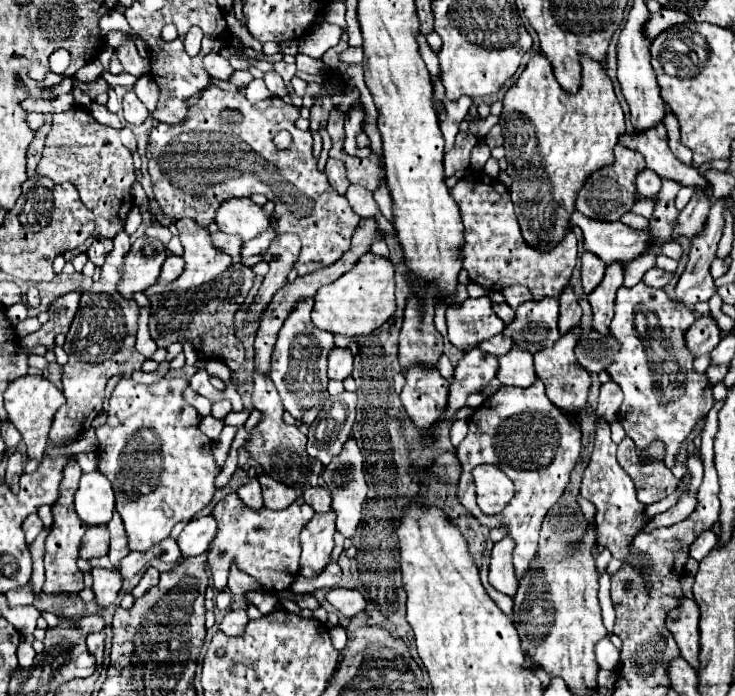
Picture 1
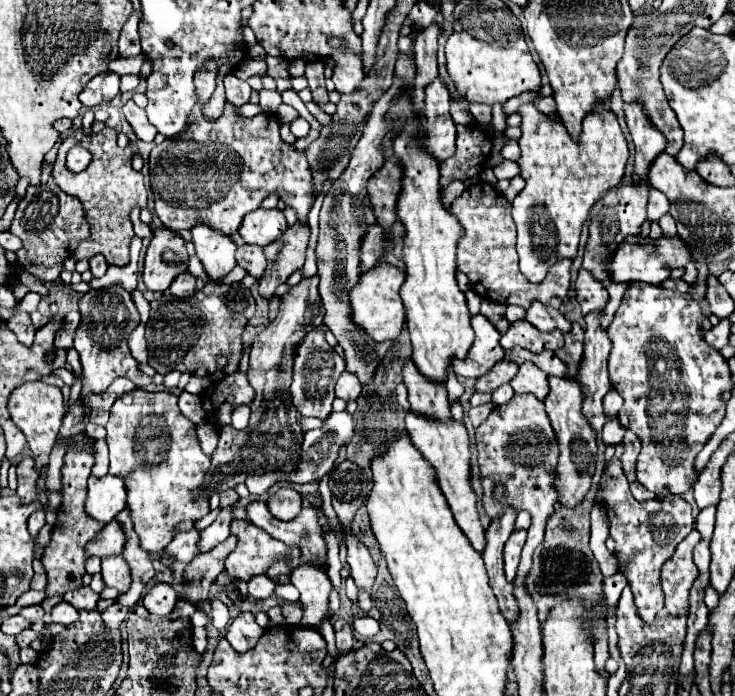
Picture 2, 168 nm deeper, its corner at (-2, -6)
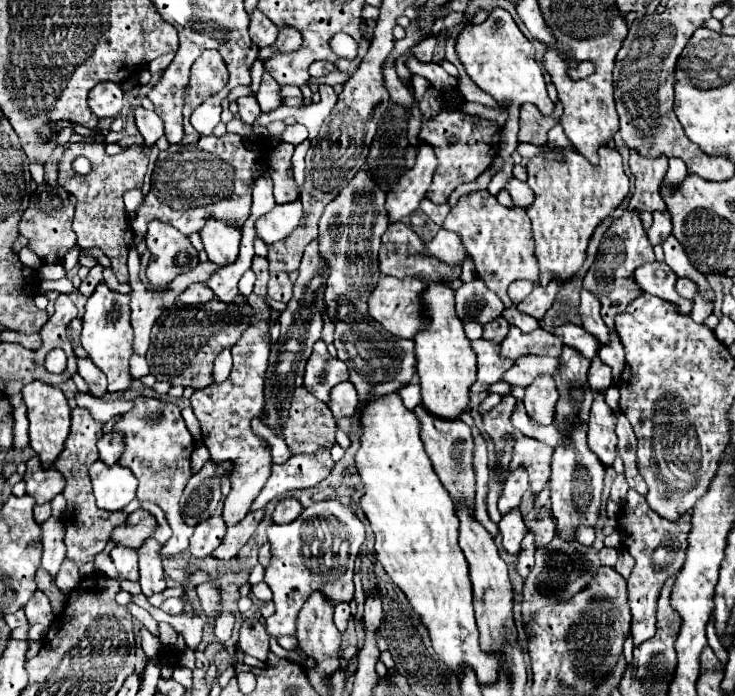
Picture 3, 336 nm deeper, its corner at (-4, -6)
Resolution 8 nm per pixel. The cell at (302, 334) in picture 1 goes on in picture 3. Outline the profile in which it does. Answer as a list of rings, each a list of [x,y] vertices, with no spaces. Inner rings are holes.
[[[317,341],[305,367],[305,389],[313,397],[329,403],[331,389],[345,379],[349,379],[347,365],[341,359],[331,361],[327,345],[323,341]]]

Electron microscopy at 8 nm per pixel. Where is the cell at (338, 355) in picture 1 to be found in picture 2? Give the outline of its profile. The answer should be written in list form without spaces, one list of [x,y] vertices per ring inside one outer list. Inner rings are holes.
[[[343,371],[343,375],[339,377],[339,381],[335,385],[335,397],[343,399],[343,401],[355,401],[359,395],[361,395],[359,379],[353,373]]]

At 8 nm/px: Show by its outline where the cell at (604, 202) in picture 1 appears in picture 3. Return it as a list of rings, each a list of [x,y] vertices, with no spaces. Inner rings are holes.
[[[625,209],[625,213],[619,219],[613,219],[611,227],[605,231],[599,253],[595,257],[595,263],[583,277],[583,287],[589,289],[591,293],[595,293],[603,305],[603,313],[605,313],[603,321],[607,323],[607,327],[613,329],[615,313],[623,311],[641,293],[641,289],[633,281],[633,267],[639,267],[641,263],[651,263],[653,259],[655,259],[653,245],[649,243],[649,237],[645,235],[639,211]]]

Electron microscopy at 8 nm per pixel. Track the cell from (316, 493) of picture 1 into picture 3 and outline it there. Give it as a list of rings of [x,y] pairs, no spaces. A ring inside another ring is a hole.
[[[339,601],[335,603],[335,625],[337,629],[343,633],[347,629],[347,621],[351,617],[351,611],[349,611],[349,603],[347,601]]]

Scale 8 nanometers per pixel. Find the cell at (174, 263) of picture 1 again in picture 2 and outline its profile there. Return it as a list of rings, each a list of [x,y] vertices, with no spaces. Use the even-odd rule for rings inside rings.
[[[181,273],[171,283],[171,295],[177,299],[185,299],[187,295],[195,295],[197,291],[197,279],[191,273]]]

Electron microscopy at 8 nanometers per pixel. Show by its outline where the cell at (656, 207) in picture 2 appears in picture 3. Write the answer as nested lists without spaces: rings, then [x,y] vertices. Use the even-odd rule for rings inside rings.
[[[653,211],[653,225],[651,225],[651,229],[647,229],[649,241],[653,245],[663,243],[669,237],[671,227],[673,227],[673,223],[671,223],[671,213],[669,211]]]

